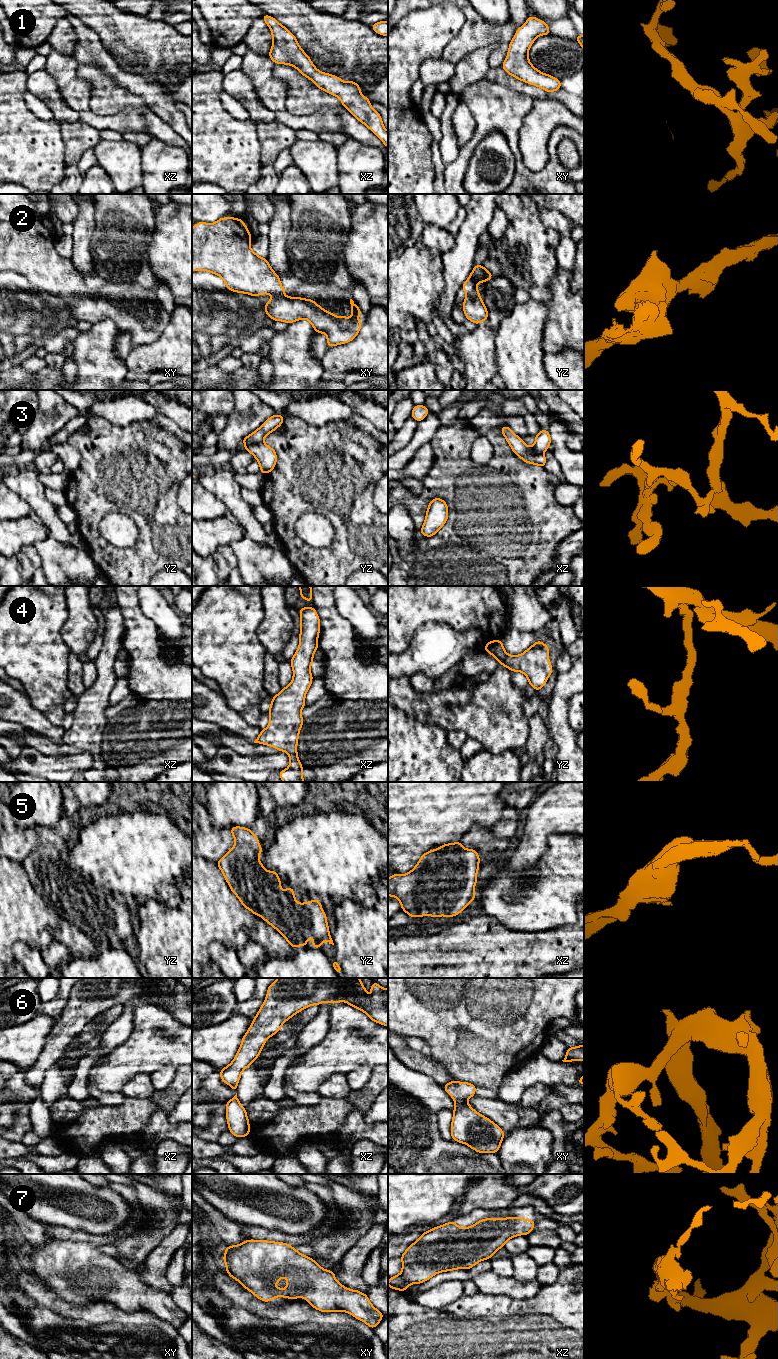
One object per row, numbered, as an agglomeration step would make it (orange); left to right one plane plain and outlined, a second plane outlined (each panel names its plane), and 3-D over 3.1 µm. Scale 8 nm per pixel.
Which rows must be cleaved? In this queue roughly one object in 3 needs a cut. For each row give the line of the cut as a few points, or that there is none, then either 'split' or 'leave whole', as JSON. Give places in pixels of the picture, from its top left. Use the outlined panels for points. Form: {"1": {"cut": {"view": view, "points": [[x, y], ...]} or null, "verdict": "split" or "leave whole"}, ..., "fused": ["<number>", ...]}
{"1": {"cut": null, "verdict": "leave whole"}, "2": {"cut": {"view": "yz", "points": [[467, 293], [477, 294]]}, "verdict": "split"}, "3": {"cut": {"view": "yz", "points": [[262, 440], [249, 444], [245, 448]]}, "verdict": "split"}, "4": {"cut": null, "verdict": "leave whole"}, "5": {"cut": null, "verdict": "leave whole"}, "6": {"cut": null, "verdict": "leave whole"}, "7": {"cut": null, "verdict": "leave whole"}, "fused": ["2", "3"]}

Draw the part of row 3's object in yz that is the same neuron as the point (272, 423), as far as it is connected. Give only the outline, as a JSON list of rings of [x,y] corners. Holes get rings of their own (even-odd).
[[[281,414],[273,415],[268,418],[257,430],[241,440],[245,443],[245,447],[242,449],[246,449],[249,445],[263,441],[269,433],[273,432],[282,425],[283,420],[284,416]]]

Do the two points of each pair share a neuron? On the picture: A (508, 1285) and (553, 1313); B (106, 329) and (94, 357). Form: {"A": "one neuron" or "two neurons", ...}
{"A": "two neurons", "B": "one neuron"}

